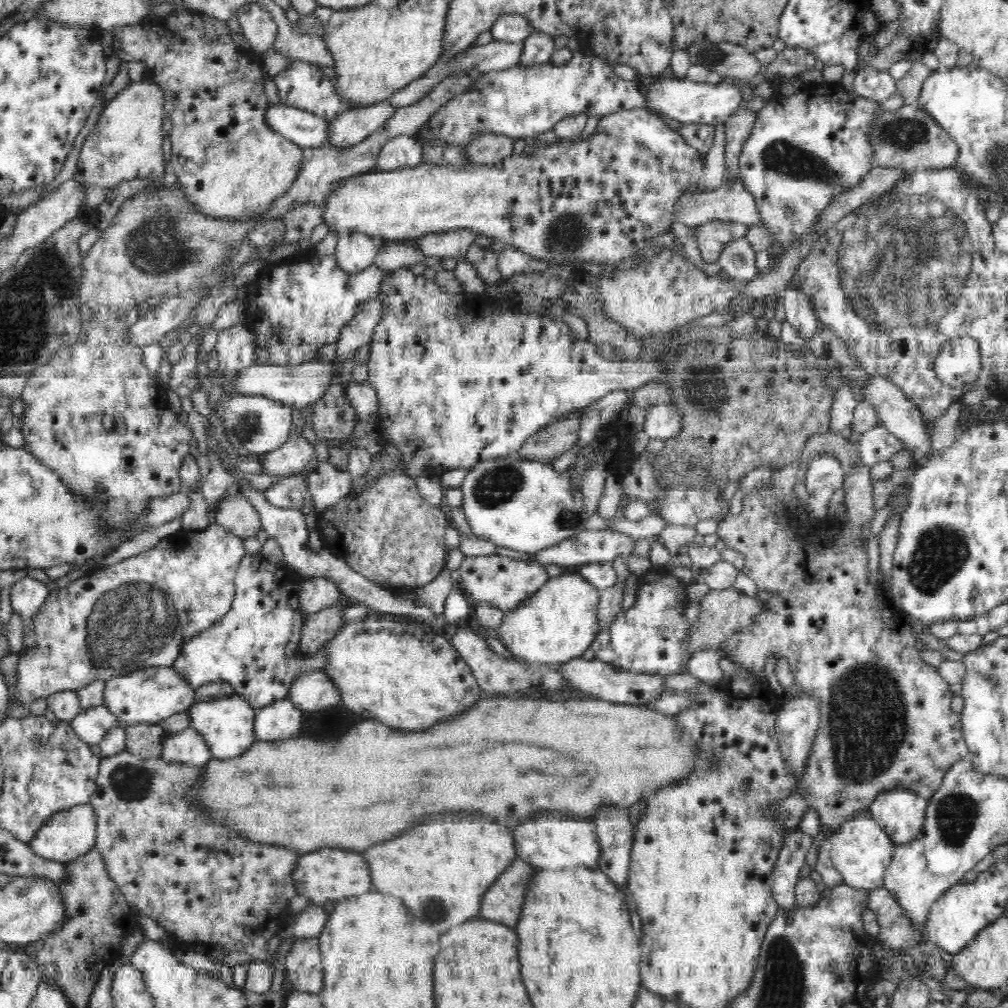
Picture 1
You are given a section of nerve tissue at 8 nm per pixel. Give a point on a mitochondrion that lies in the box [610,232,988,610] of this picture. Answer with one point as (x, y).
(941, 551)

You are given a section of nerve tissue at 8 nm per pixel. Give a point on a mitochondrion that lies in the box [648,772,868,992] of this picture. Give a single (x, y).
(743, 789)

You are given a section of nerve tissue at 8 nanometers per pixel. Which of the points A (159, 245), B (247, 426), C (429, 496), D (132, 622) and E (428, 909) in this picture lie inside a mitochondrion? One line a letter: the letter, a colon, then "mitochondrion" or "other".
A: mitochondrion
B: mitochondrion
C: other
D: mitochondrion
E: mitochondrion

